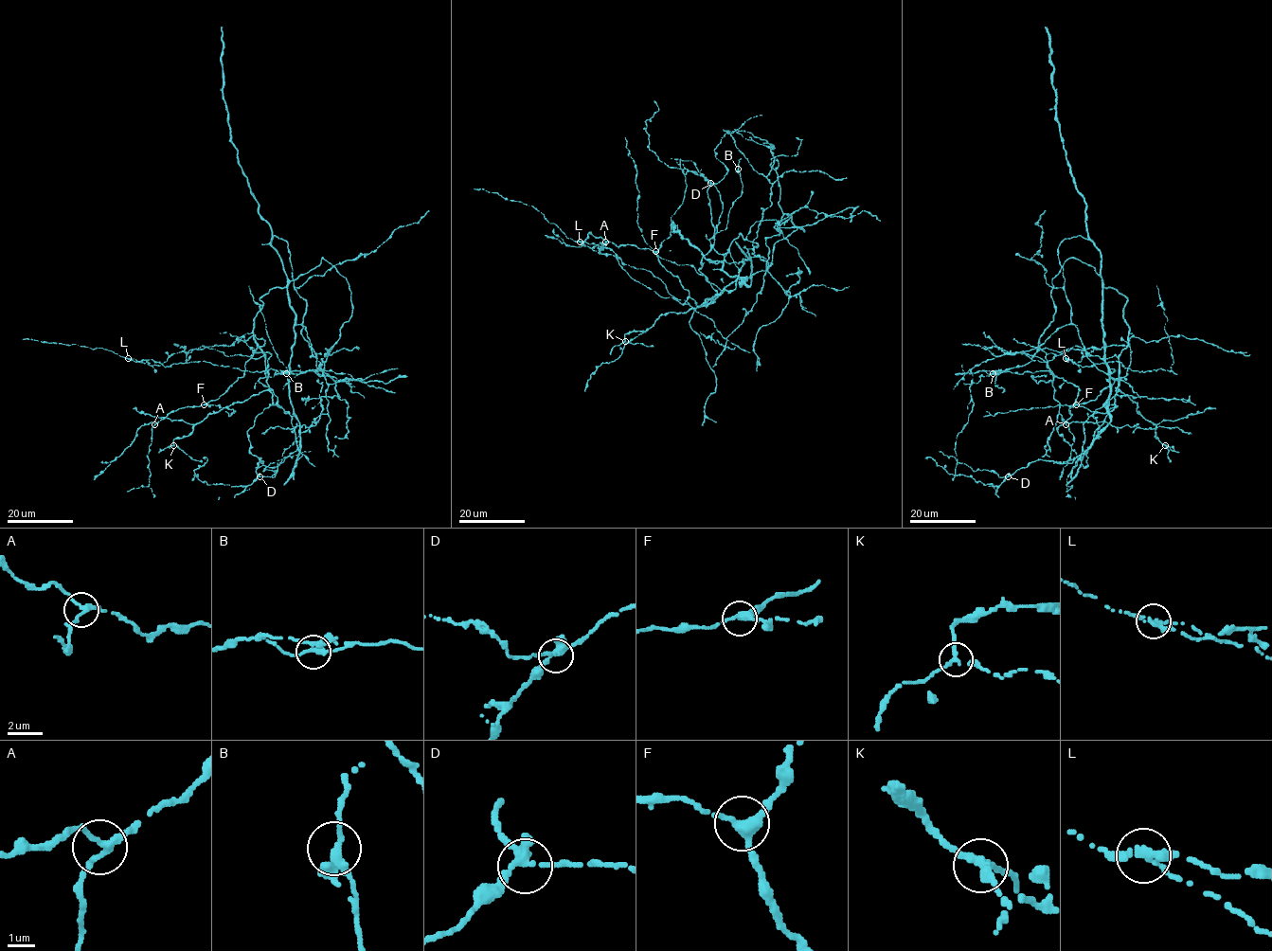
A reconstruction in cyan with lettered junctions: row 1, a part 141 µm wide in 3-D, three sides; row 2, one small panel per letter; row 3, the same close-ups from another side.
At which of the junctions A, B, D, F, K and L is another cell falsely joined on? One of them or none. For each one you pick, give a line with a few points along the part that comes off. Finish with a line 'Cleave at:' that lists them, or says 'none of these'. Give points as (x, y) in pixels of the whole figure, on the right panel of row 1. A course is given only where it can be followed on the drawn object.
L: (1065, 358), (1083, 367), (1115, 361), (1134, 370), (1170, 371), (1173, 363), (1172, 349), (1156, 285)
Cleave at: L

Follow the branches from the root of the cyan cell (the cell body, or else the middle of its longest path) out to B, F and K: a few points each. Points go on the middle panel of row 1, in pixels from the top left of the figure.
B: (714, 300), (733, 290), (739, 276), (730, 252), (709, 241), (742, 193), (738, 169)
F: (714, 300), (707, 299), (704, 305), (707, 304), (707, 306), (697, 306), (680, 279), (660, 263), (655, 251)
K: (714, 300), (707, 299), (704, 305), (720, 294), (686, 313), (661, 314), (646, 331), (627, 332), (625, 341)

